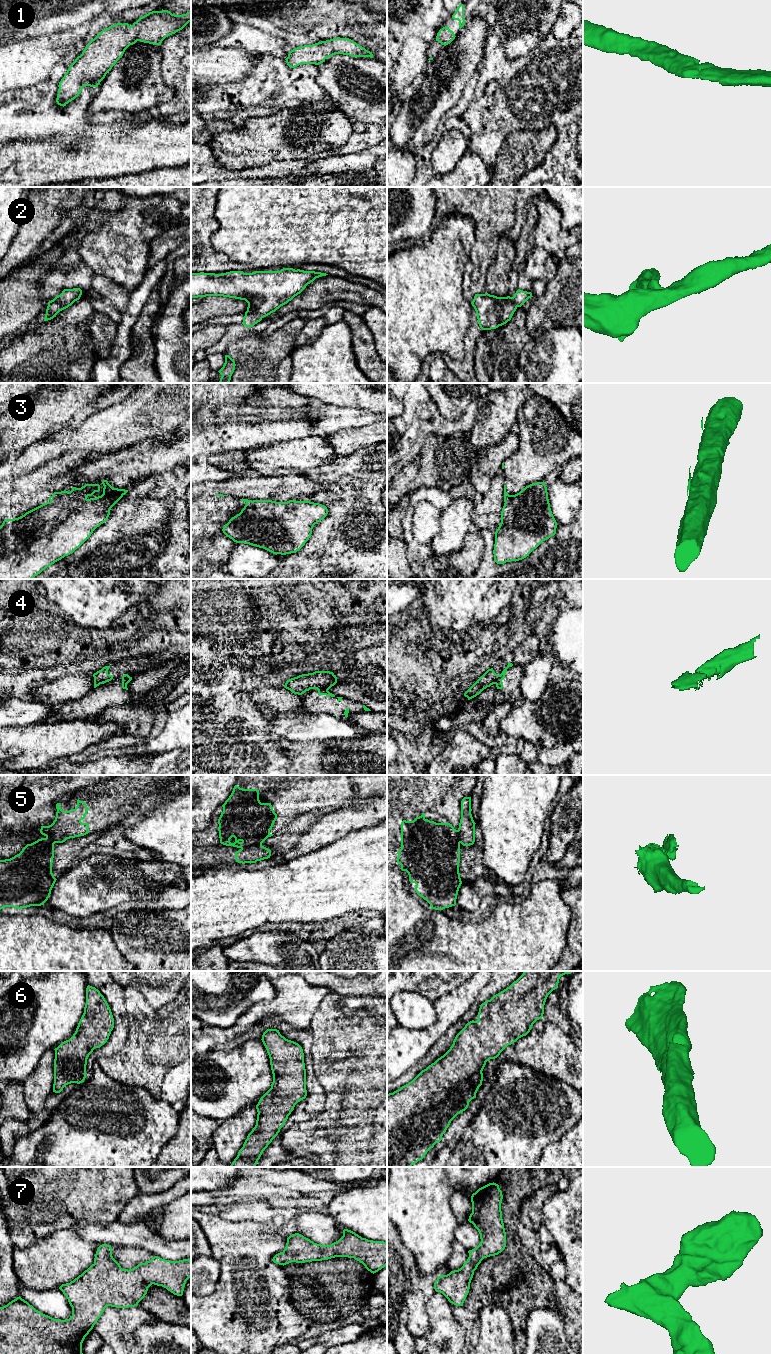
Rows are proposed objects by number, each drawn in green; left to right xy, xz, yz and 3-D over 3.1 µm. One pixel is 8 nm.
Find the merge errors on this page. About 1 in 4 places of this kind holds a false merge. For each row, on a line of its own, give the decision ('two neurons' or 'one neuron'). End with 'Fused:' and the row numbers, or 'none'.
1: one neuron
2: one neuron
3: two neurons
4: two neurons
5: two neurons
6: one neuron
7: one neuron
Fused: 3, 4, 5

